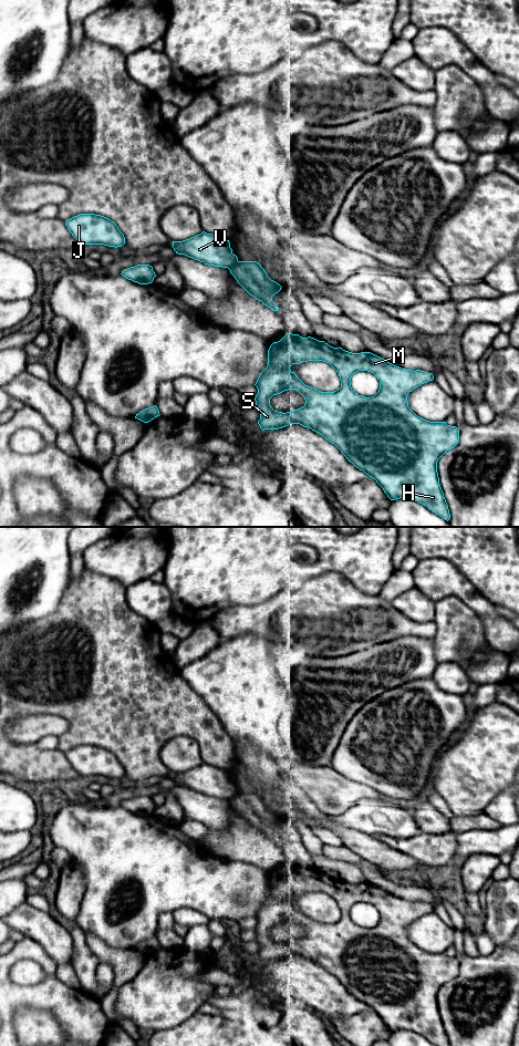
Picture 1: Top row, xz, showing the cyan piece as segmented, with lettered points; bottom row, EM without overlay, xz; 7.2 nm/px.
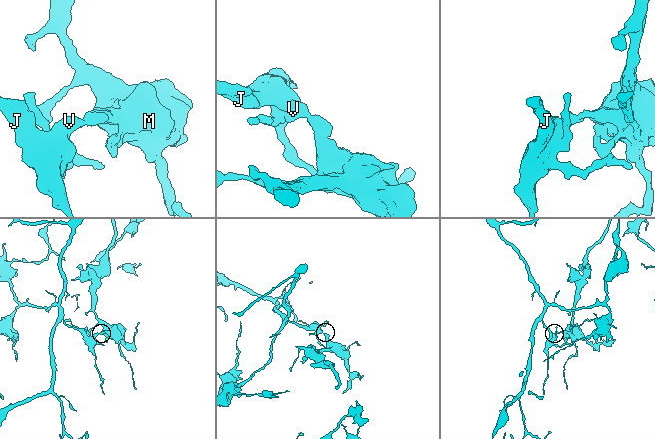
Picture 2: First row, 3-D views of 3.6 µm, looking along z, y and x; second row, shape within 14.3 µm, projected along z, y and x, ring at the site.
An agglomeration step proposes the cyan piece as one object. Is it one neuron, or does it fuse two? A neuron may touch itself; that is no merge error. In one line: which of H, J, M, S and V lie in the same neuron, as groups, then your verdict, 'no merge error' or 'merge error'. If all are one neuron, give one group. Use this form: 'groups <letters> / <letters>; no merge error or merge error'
groups H M S / J V; merge error

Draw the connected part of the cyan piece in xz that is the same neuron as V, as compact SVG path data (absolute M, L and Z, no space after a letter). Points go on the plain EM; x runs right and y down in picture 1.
M205 763L183 773L173 773L172 778L176 785L185 786L208 797L229 800L238 794L229 771Z

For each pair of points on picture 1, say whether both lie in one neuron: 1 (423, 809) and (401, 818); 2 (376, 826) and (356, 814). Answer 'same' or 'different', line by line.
1: different
2: same

